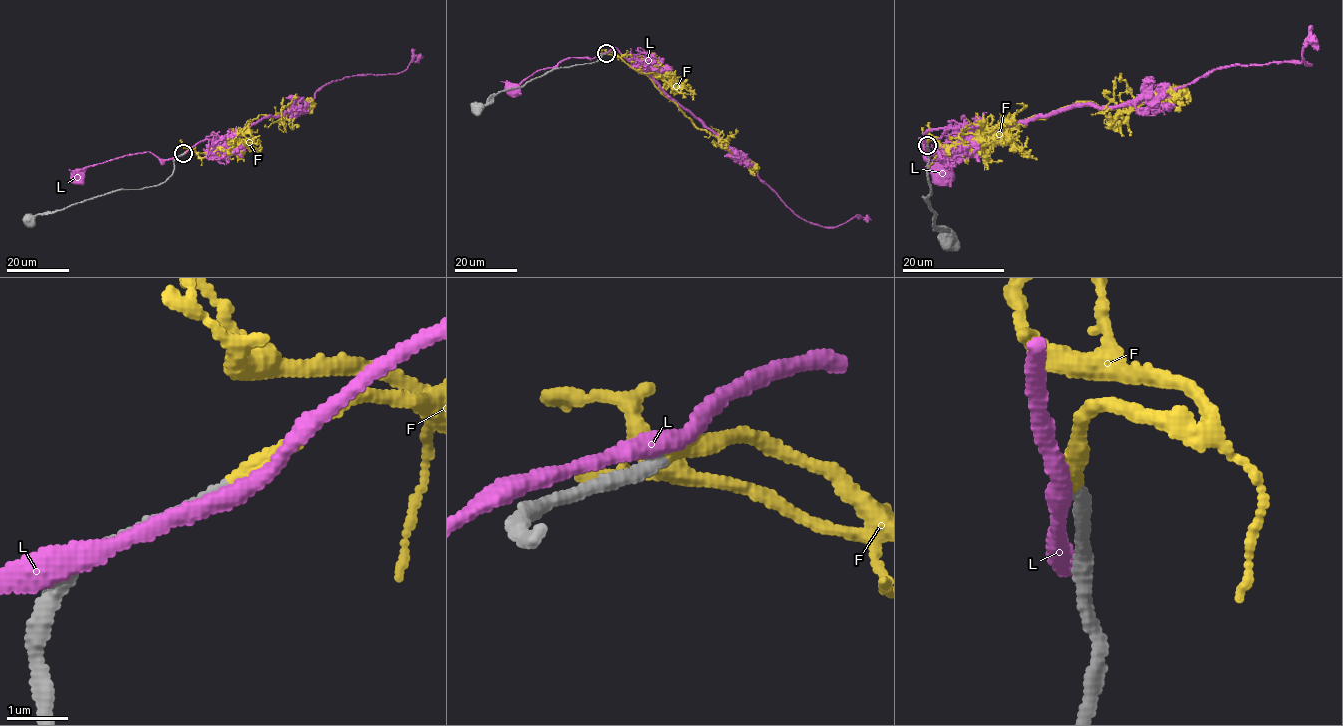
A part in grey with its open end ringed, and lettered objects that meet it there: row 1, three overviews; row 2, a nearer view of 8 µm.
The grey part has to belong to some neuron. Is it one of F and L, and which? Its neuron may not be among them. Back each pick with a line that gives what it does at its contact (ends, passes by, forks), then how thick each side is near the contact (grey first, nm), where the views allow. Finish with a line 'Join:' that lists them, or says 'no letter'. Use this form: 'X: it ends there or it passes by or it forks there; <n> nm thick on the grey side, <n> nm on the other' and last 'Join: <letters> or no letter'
F: it ends there; 240 nm thick on the grey side, 280 nm on the other
Join: F

